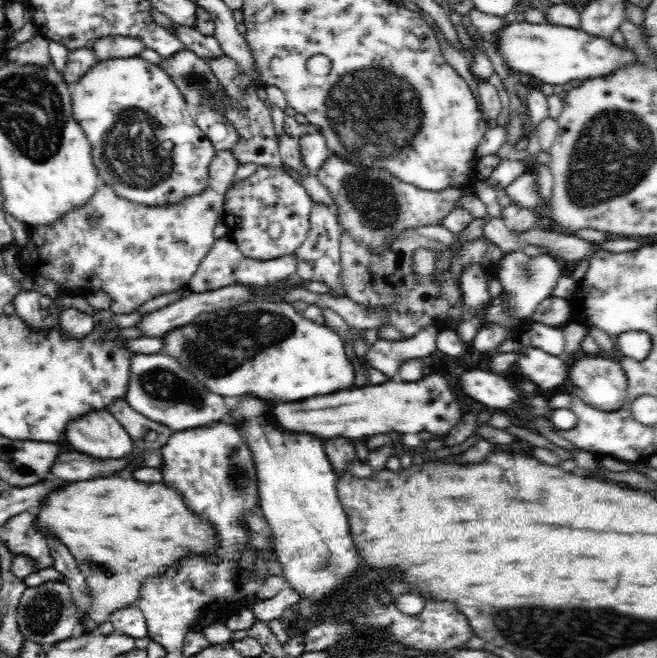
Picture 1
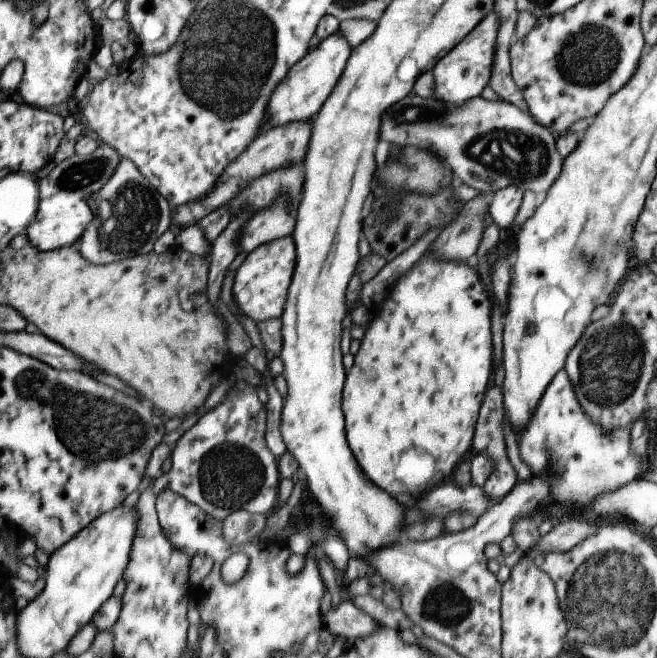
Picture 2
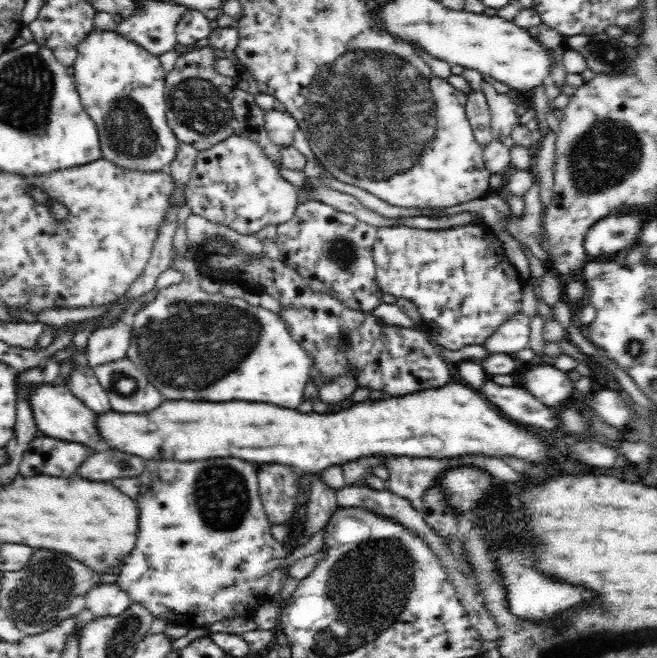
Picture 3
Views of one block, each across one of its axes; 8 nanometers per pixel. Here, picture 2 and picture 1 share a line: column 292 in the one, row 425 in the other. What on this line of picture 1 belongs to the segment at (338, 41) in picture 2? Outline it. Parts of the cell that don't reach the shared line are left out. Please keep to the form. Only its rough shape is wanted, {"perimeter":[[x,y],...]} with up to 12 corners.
{"perimeter":[[108,410],[72,420],[70,446],[98,458],[134,452],[126,428]]}

